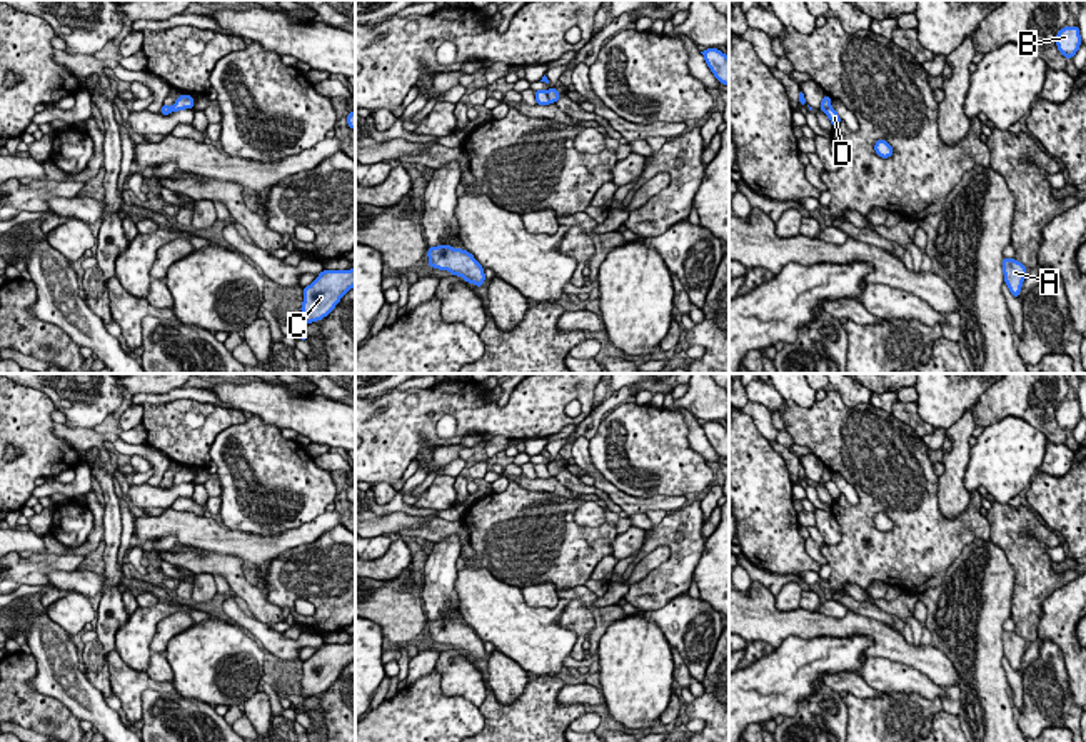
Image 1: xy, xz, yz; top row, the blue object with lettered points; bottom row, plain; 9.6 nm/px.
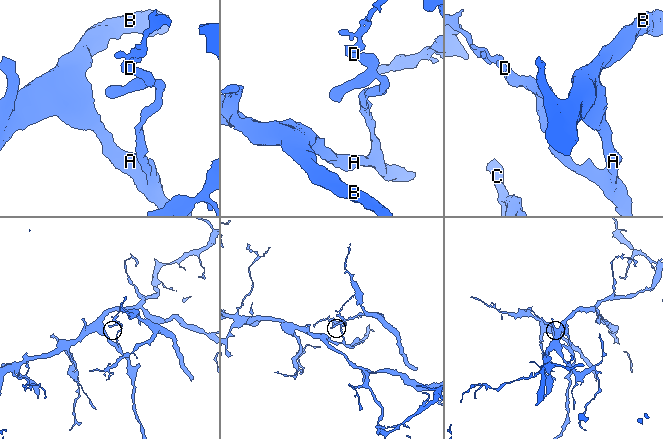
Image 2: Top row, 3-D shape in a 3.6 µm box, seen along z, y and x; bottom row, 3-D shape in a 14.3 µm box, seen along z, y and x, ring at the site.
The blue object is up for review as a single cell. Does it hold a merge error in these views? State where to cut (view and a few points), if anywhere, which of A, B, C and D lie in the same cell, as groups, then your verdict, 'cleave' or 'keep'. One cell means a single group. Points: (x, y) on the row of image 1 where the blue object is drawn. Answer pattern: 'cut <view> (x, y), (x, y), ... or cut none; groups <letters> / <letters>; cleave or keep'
cut xz (546, 90), (551, 102); groups A B D / C; cleave

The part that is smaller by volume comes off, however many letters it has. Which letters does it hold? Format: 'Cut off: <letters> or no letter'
Cut off: C

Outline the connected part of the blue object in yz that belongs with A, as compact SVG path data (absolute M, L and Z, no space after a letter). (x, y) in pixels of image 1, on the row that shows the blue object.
M1003 257L1003 273L1004 283L1008 285L1013 297L1019 297L1023 282L1026 278L1028 268L1016 258Z

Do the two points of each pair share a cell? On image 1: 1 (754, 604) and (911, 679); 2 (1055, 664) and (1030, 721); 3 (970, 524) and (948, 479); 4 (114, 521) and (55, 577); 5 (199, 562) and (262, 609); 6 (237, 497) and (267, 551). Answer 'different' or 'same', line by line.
1: different
2: same
3: different
4: different
5: same
6: different

